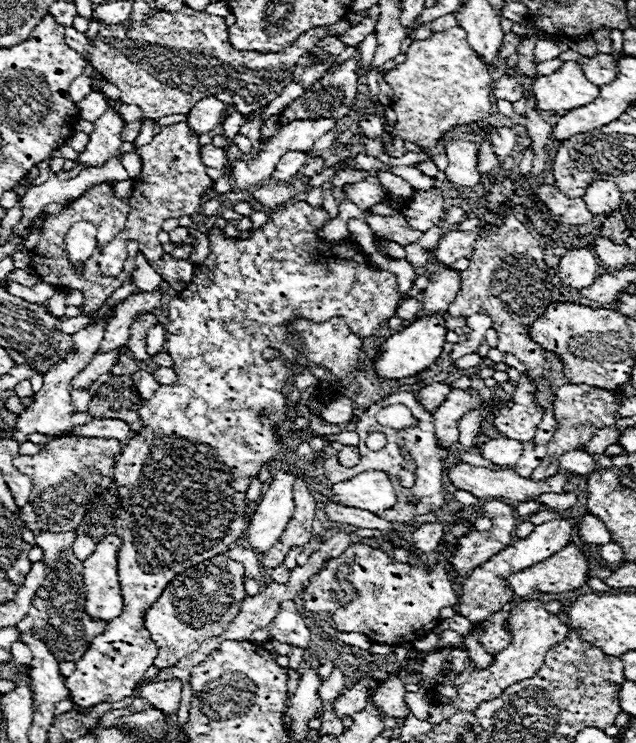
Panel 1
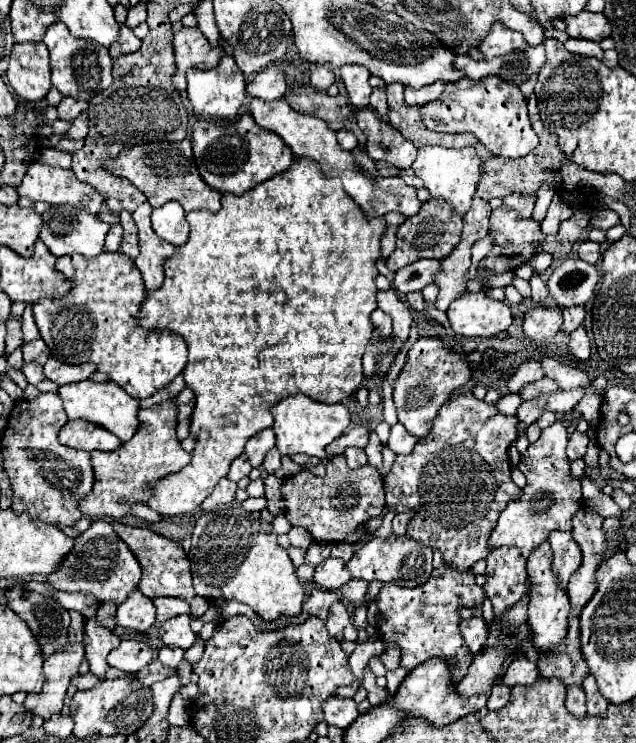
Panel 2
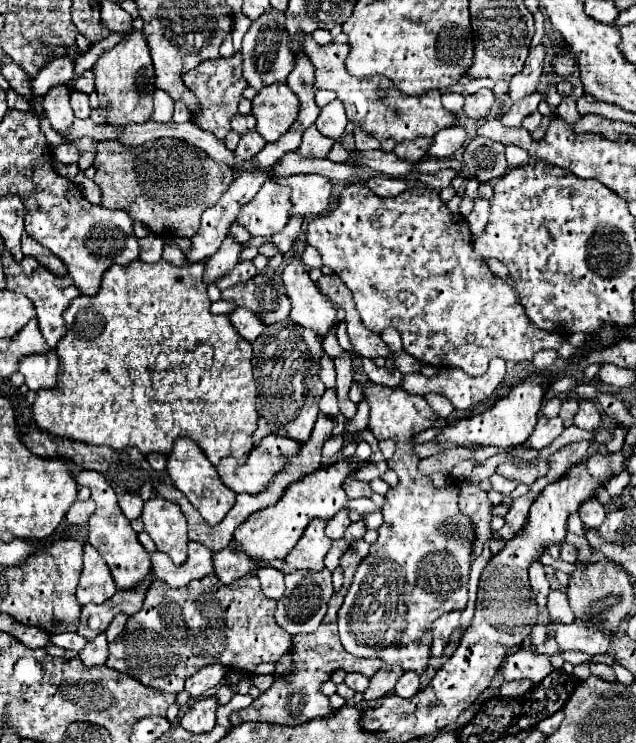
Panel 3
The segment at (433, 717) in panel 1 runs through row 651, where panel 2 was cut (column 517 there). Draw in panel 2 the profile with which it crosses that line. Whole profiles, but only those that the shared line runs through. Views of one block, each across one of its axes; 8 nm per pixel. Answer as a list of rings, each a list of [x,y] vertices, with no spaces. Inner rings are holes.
[[[554,422],[552,426],[544,428],[540,438],[528,446],[526,454],[522,456],[518,468],[526,476],[526,486],[522,490],[522,496],[518,504],[508,504],[496,522],[496,528],[492,530],[492,536],[488,538],[488,546],[500,548],[500,546],[514,546],[520,550],[524,558],[530,556],[530,552],[548,538],[548,532],[552,530],[570,530],[570,520],[580,506],[582,492],[580,492],[580,480],[570,478],[570,460],[566,456],[566,444],[568,444],[568,432],[564,422]]]

